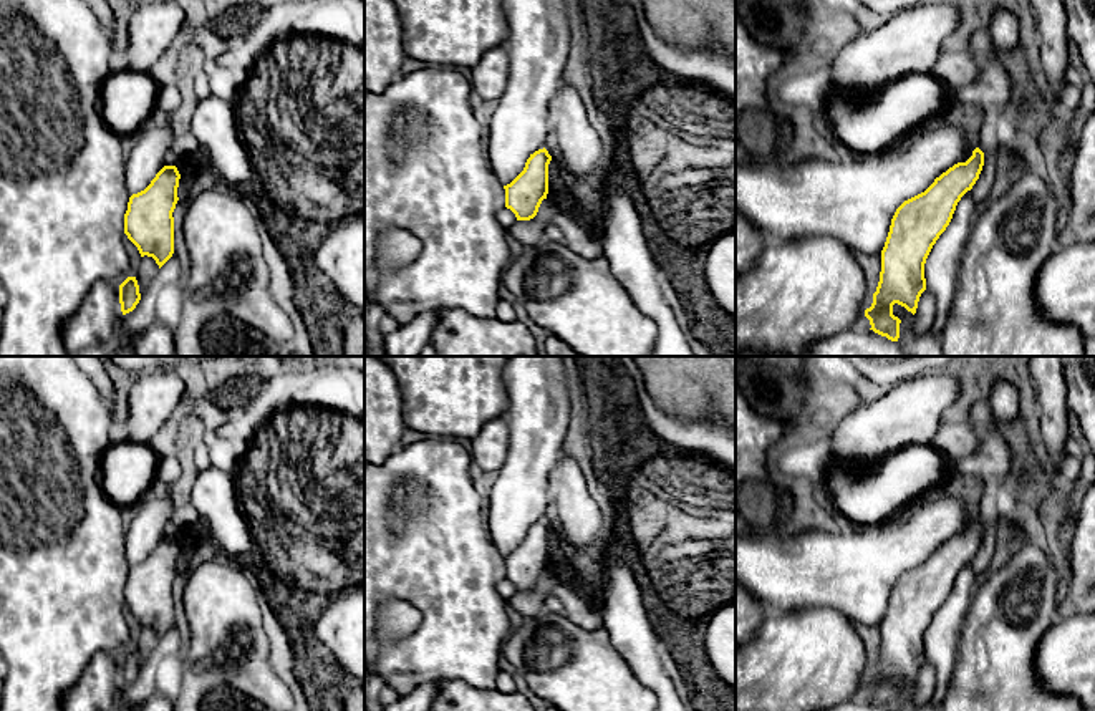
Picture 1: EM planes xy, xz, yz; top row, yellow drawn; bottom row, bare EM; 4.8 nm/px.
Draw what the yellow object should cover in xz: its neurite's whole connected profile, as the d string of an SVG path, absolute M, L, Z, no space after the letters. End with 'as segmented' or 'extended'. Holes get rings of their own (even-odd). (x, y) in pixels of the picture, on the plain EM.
M538 520L525 534L523 542L505 560L505 578L510 580L517 592L530 592L537 587L538 578L548 565L548 522Z; as segmented

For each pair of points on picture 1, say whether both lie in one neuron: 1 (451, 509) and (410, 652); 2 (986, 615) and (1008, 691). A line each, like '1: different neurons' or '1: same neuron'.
1: same neuron
2: same neuron

